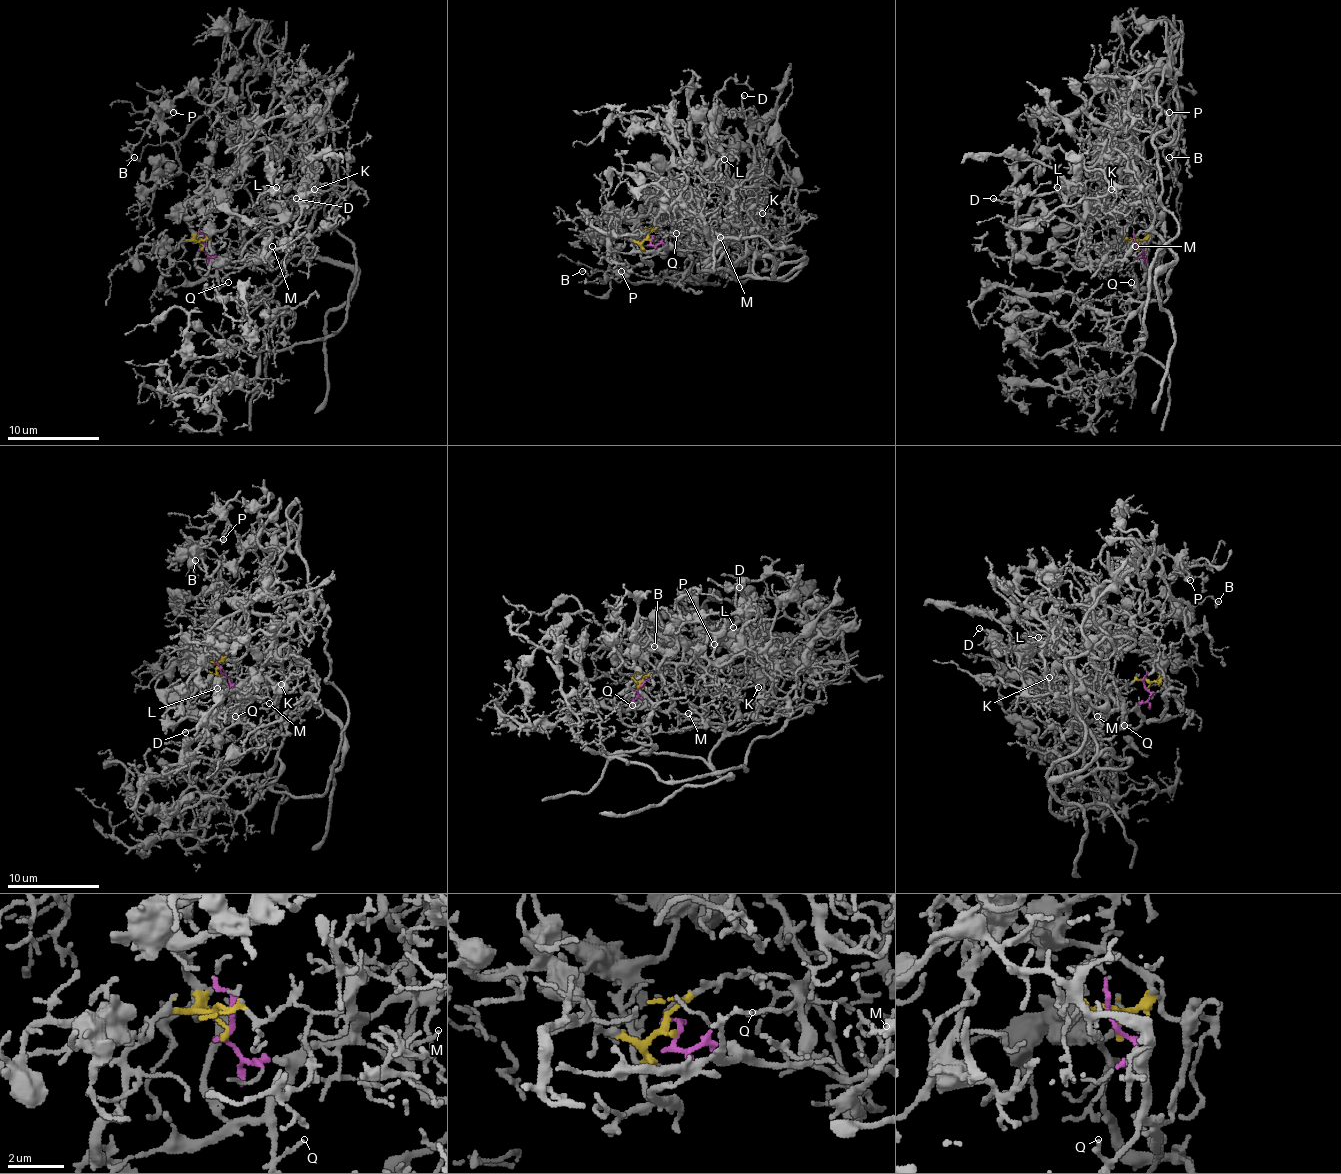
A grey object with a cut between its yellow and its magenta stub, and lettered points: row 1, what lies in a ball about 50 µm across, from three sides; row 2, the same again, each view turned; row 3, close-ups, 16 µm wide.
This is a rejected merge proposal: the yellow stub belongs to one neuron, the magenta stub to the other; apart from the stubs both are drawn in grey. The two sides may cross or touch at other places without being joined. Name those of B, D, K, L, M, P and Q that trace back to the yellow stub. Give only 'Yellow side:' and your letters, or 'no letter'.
Yellow side: B, P

